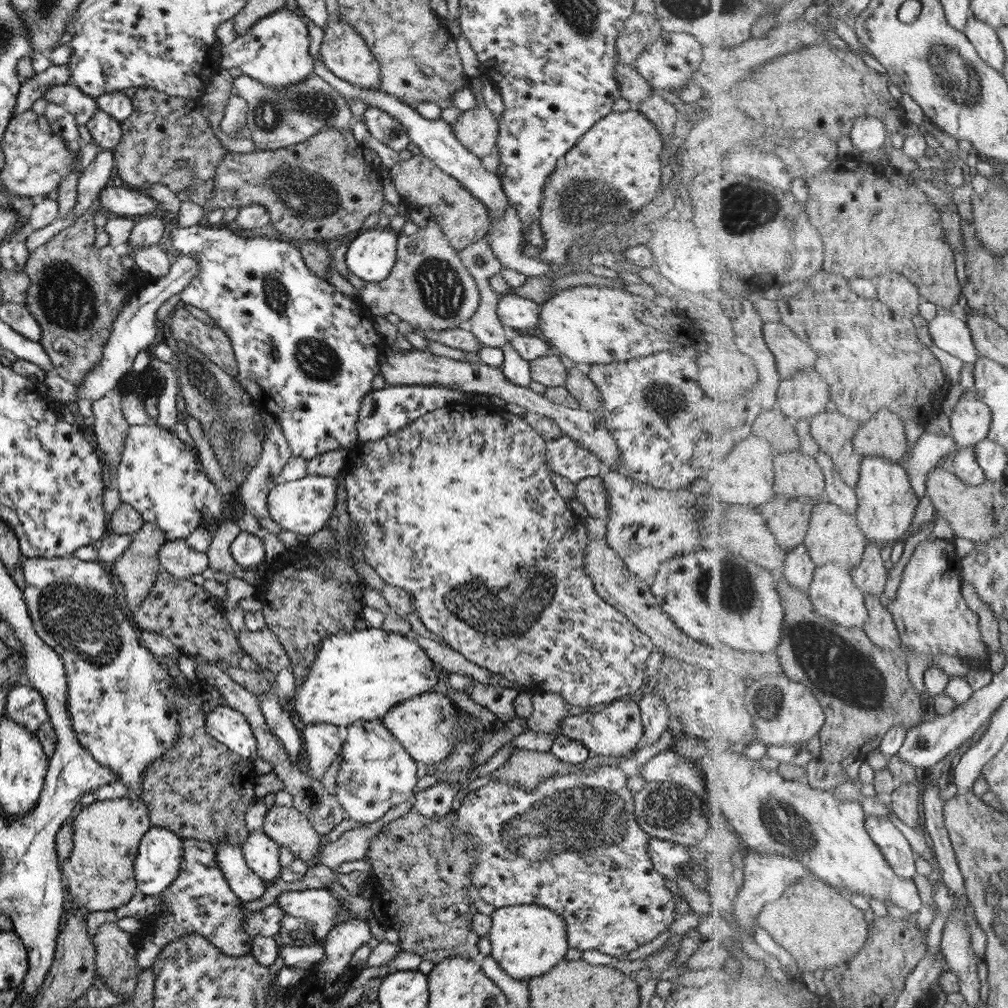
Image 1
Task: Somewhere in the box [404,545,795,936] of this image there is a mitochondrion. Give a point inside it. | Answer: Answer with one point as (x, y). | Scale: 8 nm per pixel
(577, 818)

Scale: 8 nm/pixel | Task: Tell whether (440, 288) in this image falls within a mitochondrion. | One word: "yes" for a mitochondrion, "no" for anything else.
yes

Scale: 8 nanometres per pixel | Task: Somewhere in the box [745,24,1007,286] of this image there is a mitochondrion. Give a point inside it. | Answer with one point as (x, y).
(952, 73)

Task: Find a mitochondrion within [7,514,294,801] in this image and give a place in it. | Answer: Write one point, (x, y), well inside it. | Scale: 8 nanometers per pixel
(82, 618)

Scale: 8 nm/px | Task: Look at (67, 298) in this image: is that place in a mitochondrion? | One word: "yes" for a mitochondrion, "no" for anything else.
yes

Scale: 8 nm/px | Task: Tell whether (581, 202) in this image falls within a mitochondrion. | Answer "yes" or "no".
yes

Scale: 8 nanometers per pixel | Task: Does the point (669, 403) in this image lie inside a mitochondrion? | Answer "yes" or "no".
yes

